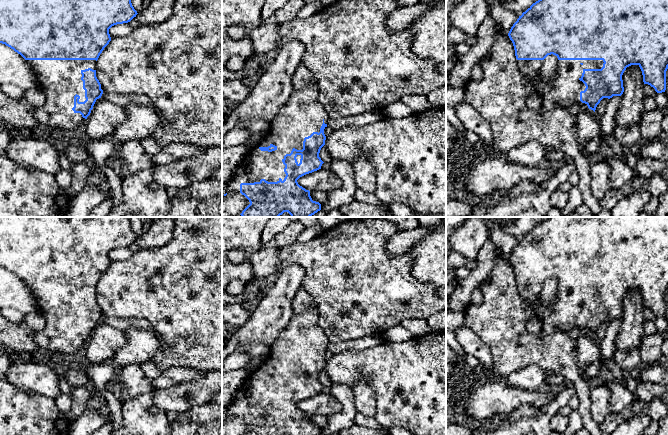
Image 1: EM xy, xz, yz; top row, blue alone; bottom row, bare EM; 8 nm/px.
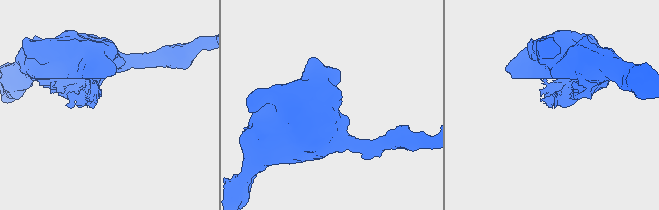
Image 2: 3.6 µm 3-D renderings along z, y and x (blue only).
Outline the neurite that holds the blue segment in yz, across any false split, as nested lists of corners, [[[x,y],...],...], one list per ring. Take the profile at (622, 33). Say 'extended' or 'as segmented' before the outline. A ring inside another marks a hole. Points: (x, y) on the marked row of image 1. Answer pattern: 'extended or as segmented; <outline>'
extended; [[[538,0],[519,16],[508,36],[521,74],[543,98],[543,111],[555,107],[570,109],[574,104],[580,104],[595,112],[603,98],[623,94],[622,75],[631,65],[640,67],[644,84],[653,87],[657,93],[666,90],[668,0]],[[551,54],[559,60],[557,72],[550,82],[543,82],[540,79],[541,67],[543,60]]]

